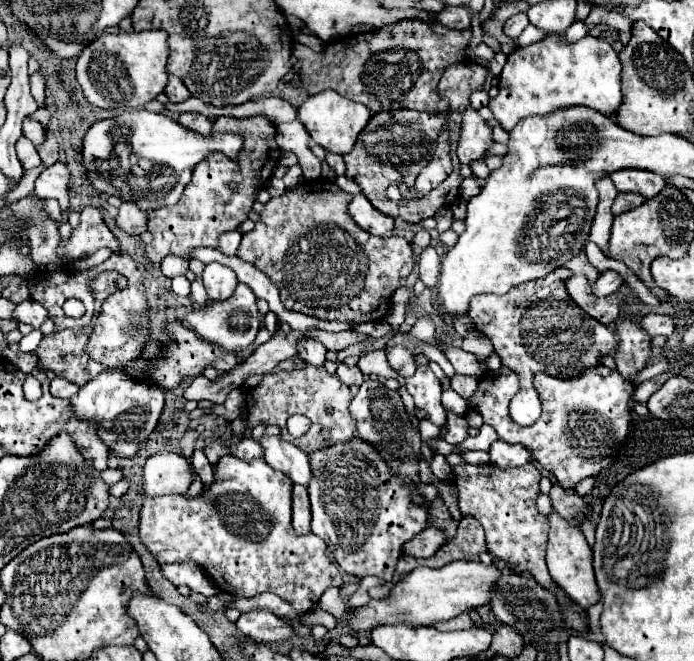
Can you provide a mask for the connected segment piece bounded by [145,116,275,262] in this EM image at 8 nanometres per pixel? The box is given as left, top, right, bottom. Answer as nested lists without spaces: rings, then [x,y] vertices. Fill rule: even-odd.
[[[221,116],[221,118],[215,118],[213,120],[213,128],[211,128],[211,134],[217,136],[217,134],[239,134],[243,136],[243,148],[241,148],[241,156],[235,160],[227,158],[225,154],[221,152],[213,152],[209,154],[205,160],[201,160],[195,170],[193,170],[193,178],[191,182],[185,186],[185,192],[181,196],[181,200],[175,204],[175,206],[165,206],[161,210],[155,210],[153,214],[149,214],[149,222],[147,222],[147,230],[153,234],[153,240],[151,244],[147,244],[145,248],[145,254],[151,262],[161,262],[165,256],[169,254],[175,254],[175,256],[181,256],[181,258],[189,258],[189,252],[193,248],[199,248],[199,246],[215,246],[217,242],[217,234],[221,234],[221,230],[233,230],[233,226],[239,226],[247,220],[247,214],[255,202],[255,194],[265,186],[267,178],[269,178],[269,170],[267,170],[267,176],[263,178],[263,166],[267,162],[267,156],[269,156],[269,140],[275,138],[275,126],[263,118],[263,116],[253,116],[253,118],[227,118],[227,116]],[[229,182],[237,182],[237,192],[231,192],[227,188]]]

